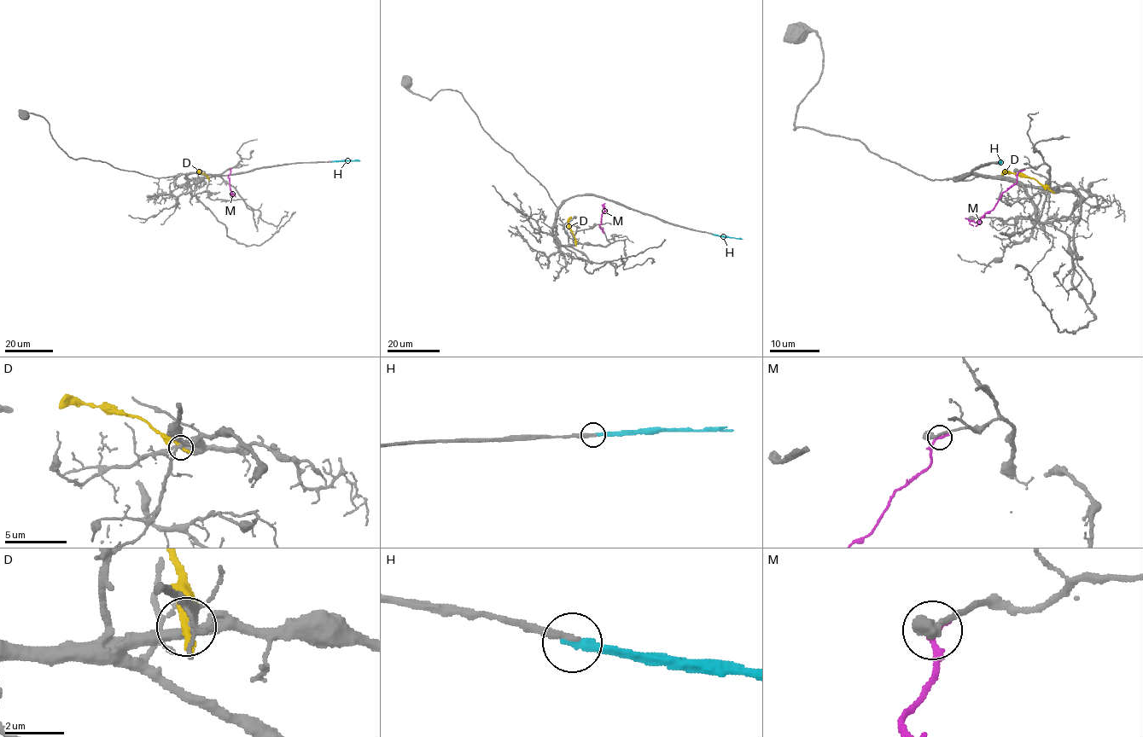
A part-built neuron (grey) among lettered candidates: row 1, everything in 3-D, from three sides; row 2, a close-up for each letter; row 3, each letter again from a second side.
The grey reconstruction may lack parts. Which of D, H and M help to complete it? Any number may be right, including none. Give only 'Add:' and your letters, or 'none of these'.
Add: H

